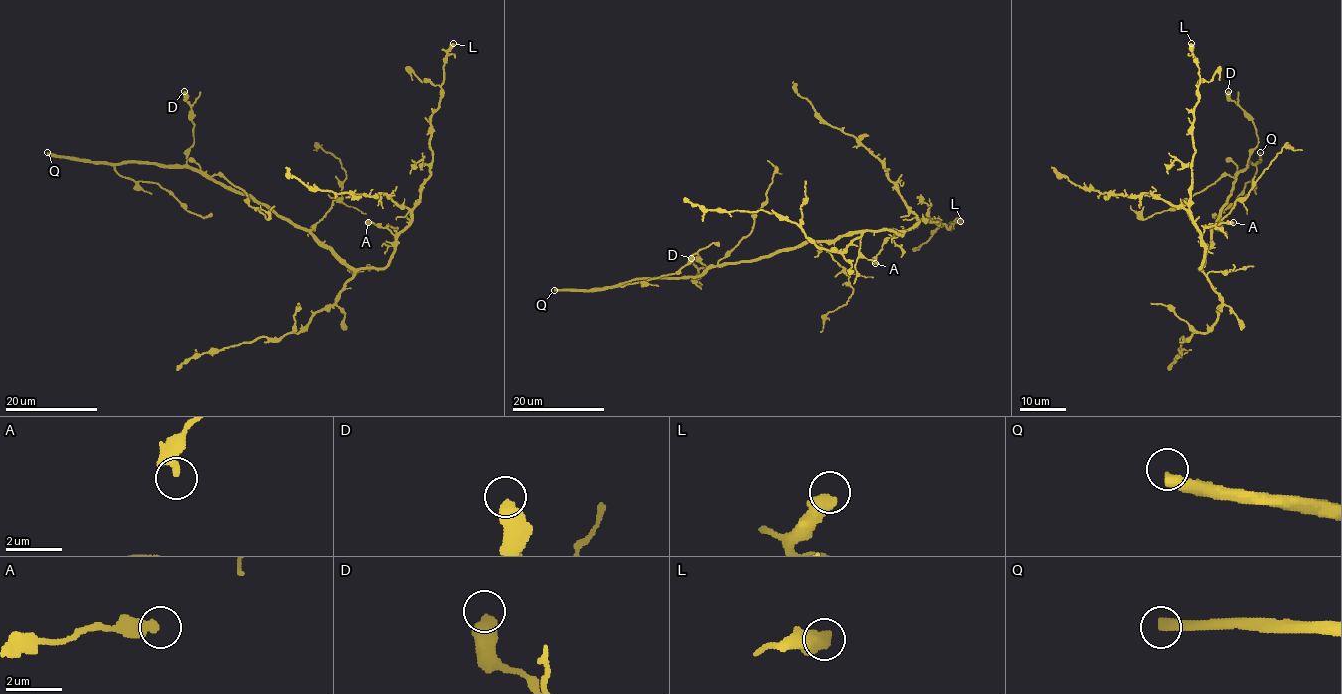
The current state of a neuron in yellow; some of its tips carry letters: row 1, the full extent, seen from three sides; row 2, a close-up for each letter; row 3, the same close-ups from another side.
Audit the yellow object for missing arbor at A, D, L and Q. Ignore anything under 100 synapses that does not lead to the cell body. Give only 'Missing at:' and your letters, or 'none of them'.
Missing at: Q

